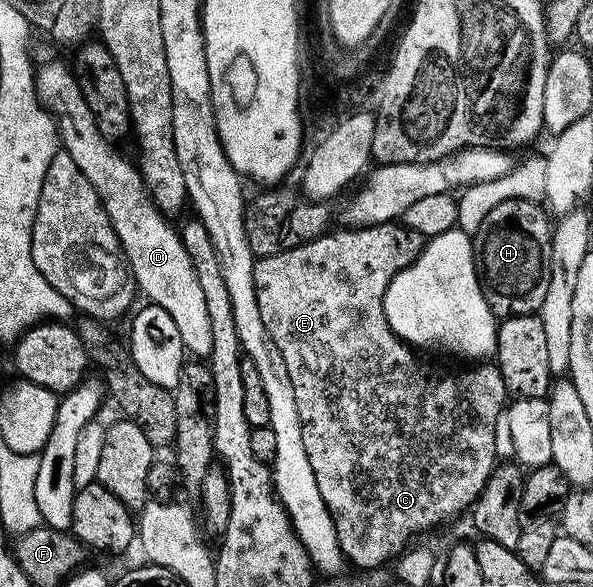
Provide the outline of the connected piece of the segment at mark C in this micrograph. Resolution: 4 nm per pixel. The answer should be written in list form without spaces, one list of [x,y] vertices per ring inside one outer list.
[[[396,221],[340,229],[326,232],[320,238],[313,238],[310,242],[291,248],[287,252],[279,252],[275,257],[257,258],[253,264],[253,279],[255,280],[255,292],[261,317],[264,314],[281,314],[281,300],[297,296],[295,282],[303,282],[305,292],[317,292],[317,300],[343,300],[343,304],[339,302],[339,306],[335,306],[335,302],[329,306],[331,310],[329,310],[327,330],[333,330],[333,336],[327,334],[327,344],[321,346],[321,350],[315,350],[315,354],[307,354],[305,362],[301,358],[293,358],[293,360],[289,360],[288,364],[287,360],[283,360],[283,364],[287,366],[287,376],[291,376],[291,388],[295,388],[295,408],[299,408],[300,426],[303,428],[303,444],[307,451],[307,458],[311,463],[311,470],[315,475],[315,482],[319,487],[319,496],[323,496],[323,504],[327,504],[327,512],[335,524],[339,548],[345,553],[346,563],[350,567],[358,566],[361,570],[373,570],[376,566],[383,565],[388,558],[396,559],[410,545],[408,542],[416,534],[421,534],[424,530],[429,530],[432,526],[447,521],[452,514],[459,513],[464,506],[465,509],[472,507],[498,461],[496,458],[499,414],[501,410],[506,409],[507,391],[501,371],[493,364],[477,364],[474,365],[477,366],[474,370],[457,370],[454,374],[440,374],[437,370],[428,370],[413,355],[416,354],[414,347],[397,337],[397,333],[387,324],[385,293],[391,280],[395,280],[395,276],[399,272],[406,270],[421,255],[423,242],[420,237],[414,236],[404,225],[398,224]]]

